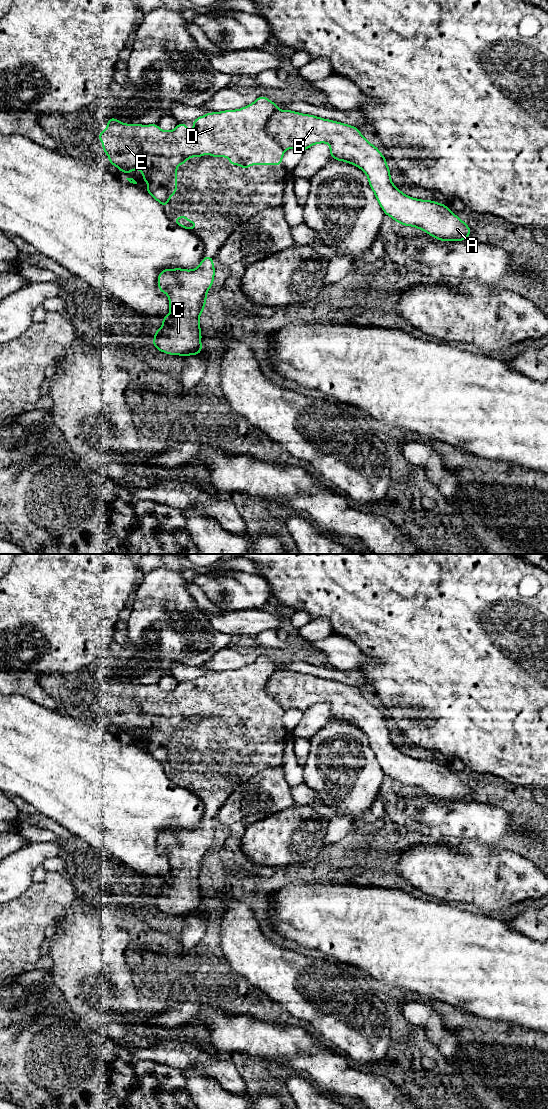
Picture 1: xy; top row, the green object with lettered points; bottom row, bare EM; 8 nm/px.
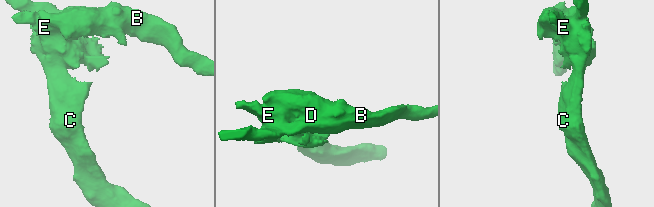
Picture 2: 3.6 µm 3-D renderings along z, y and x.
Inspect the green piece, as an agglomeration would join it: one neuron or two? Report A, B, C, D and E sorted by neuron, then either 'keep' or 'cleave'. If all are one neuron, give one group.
groups A B / C D E; cleave

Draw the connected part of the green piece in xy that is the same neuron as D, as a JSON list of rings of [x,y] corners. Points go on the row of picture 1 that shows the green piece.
[[[260,96],[256,99],[255,102],[237,110],[225,110],[221,112],[212,113],[209,112],[201,117],[196,118],[193,120],[193,140],[188,141],[187,138],[191,135],[188,131],[187,125],[185,123],[180,123],[176,126],[175,129],[171,131],[164,131],[159,128],[158,124],[150,124],[150,125],[132,125],[132,124],[125,124],[119,122],[116,118],[109,118],[107,122],[107,129],[103,130],[99,136],[98,140],[102,141],[103,151],[109,157],[109,163],[115,165],[120,171],[124,174],[129,172],[131,173],[134,169],[138,169],[143,173],[142,181],[148,182],[148,187],[144,189],[146,192],[150,193],[152,197],[161,203],[161,205],[165,208],[169,202],[169,199],[177,192],[177,166],[183,165],[190,157],[203,157],[206,153],[208,153],[211,157],[228,157],[229,163],[231,165],[240,165],[242,169],[248,169],[250,165],[282,165],[282,158],[284,155],[284,149],[278,145],[273,139],[271,139],[265,129],[265,125],[269,120],[269,117],[277,110],[277,104],[270,101],[265,96]]]

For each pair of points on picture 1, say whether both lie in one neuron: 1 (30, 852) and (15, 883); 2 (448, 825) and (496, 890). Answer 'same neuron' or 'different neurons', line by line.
1: same neuron
2: different neurons

